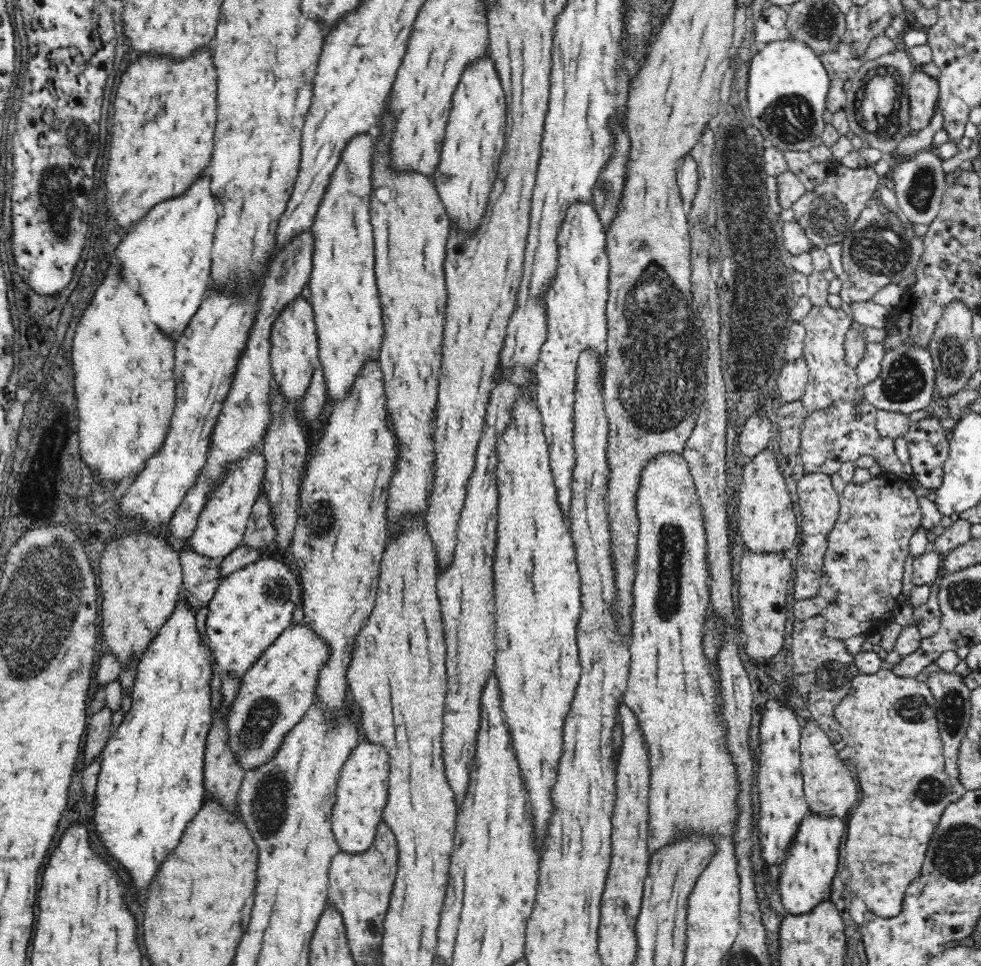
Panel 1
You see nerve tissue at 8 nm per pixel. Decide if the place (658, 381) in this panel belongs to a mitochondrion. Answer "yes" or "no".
yes

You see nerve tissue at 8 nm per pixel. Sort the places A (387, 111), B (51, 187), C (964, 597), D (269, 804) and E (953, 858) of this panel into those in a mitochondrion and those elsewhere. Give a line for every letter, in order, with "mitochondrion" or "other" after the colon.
A: other
B: mitochondrion
C: mitochondrion
D: mitochondrion
E: mitochondrion

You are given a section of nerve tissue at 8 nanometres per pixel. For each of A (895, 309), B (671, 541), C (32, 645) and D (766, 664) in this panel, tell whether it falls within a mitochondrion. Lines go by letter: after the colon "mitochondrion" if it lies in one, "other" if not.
A: other
B: mitochondrion
C: mitochondrion
D: other

